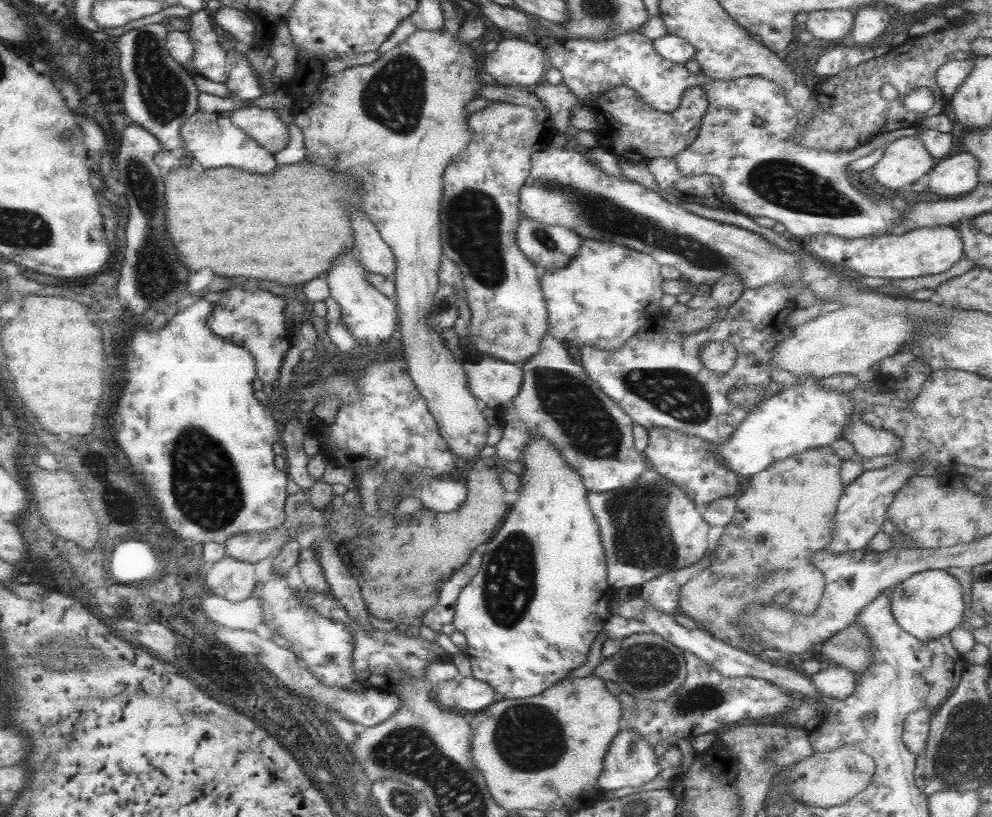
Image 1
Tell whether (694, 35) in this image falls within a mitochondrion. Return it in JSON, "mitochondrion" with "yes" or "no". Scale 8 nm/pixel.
{"mitochondrion":"no"}

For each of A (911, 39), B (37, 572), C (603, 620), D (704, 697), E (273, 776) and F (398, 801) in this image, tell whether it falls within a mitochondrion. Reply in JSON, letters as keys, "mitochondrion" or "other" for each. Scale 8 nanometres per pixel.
{"A":"other","B":"other","C":"other","D":"mitochondrion","E":"other","F":"mitochondrion"}

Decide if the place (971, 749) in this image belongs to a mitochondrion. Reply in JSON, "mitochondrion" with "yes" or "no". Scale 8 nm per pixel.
{"mitochondrion":"yes"}

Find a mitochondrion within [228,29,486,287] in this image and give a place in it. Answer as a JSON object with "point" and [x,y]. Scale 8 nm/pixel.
{"point":[394,96]}

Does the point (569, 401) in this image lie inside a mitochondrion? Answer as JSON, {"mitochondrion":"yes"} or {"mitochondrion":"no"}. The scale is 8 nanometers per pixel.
{"mitochondrion":"yes"}

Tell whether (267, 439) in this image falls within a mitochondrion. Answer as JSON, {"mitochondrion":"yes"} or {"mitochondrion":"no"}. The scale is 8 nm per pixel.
{"mitochondrion":"no"}

